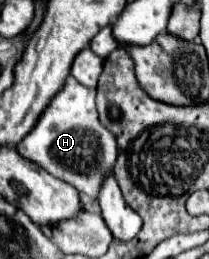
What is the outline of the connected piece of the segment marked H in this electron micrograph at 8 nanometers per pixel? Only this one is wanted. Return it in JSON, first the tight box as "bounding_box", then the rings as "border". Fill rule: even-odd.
{"bounding_box":[16,76,116,198],"border":[[[68,76],[48,108],[40,114],[36,126],[16,144],[20,156],[36,162],[76,190],[86,192],[90,198],[98,196],[102,176],[112,170],[116,162],[116,138],[100,124],[94,98],[96,88],[88,88],[74,80],[74,76]]]}

